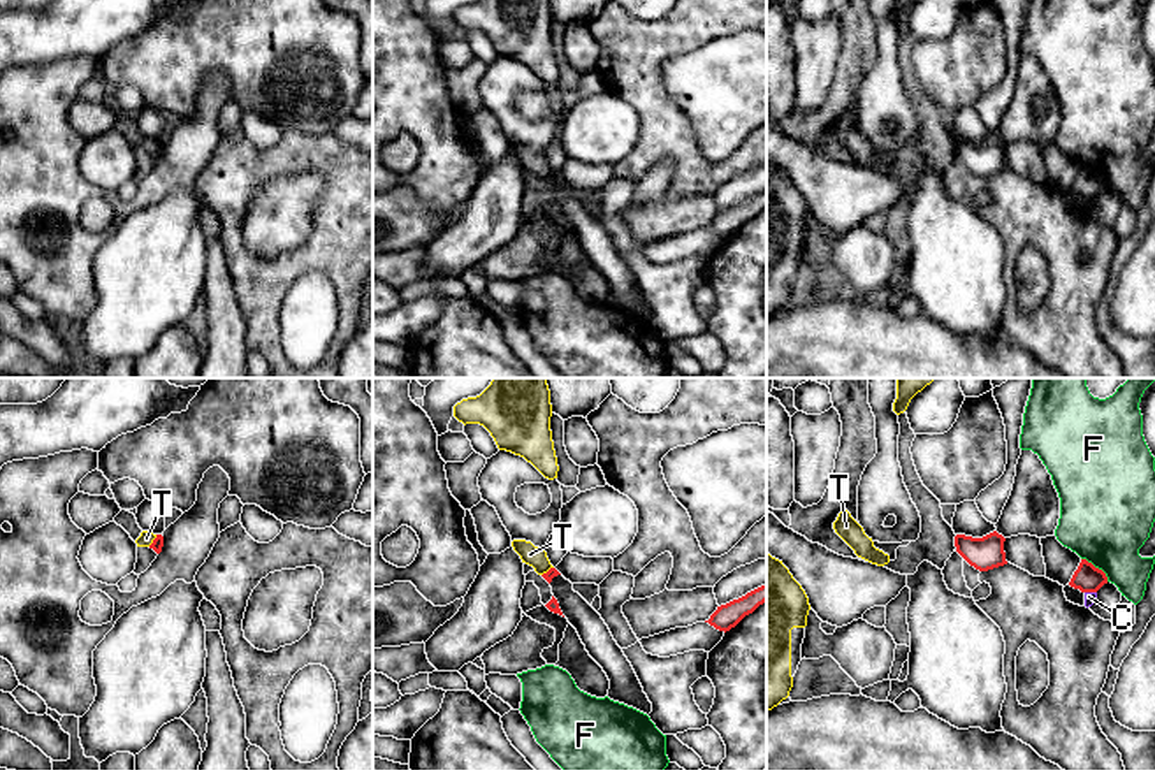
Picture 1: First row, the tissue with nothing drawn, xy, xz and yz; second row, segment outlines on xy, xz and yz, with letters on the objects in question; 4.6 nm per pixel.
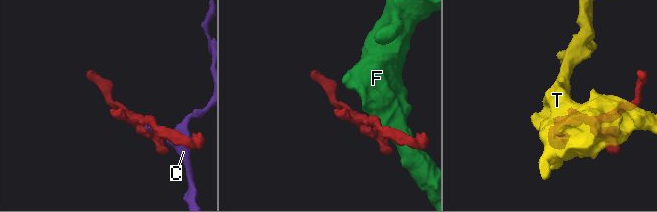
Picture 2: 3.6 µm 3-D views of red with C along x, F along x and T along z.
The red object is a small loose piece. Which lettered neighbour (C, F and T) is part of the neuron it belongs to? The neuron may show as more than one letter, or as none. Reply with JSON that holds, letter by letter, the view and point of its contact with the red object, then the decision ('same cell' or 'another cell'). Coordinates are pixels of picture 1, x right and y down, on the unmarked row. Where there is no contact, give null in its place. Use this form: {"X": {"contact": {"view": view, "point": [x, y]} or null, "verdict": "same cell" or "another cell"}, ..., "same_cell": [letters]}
{"C": {"contact": {"view": "yz", "point": [1090, 197]}, "verdict": "another cell"}, "F": {"contact": {"view": "yz", "point": [1097, 174]}, "verdict": "another cell"}, "T": {"contact": {"view": "xy", "point": [153, 146]}, "verdict": "same cell"}, "same_cell": ["T"]}

